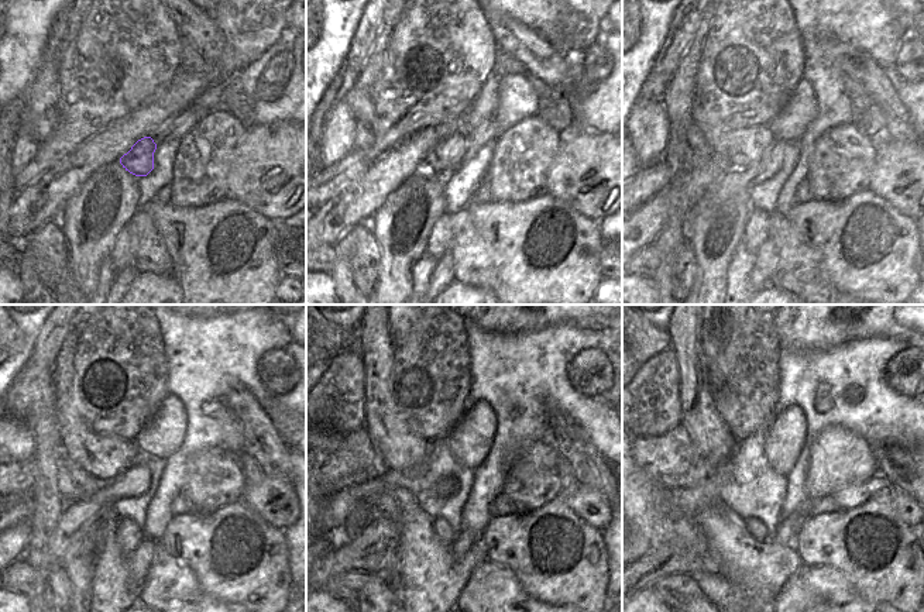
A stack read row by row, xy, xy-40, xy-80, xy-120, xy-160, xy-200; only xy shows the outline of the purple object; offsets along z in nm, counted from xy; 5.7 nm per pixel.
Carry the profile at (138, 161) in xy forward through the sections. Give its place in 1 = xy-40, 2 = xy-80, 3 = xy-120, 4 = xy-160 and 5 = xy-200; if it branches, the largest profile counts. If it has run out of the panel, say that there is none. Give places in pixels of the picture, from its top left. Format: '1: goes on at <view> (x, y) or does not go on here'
1: goes on at xy-40 (447, 157)
2: goes on at xy-80 (738, 147)
3: goes on at xy-120 (103, 457)
4: goes on at xy-160 (401, 449)
5: goes on at xy-200 (706, 429)

